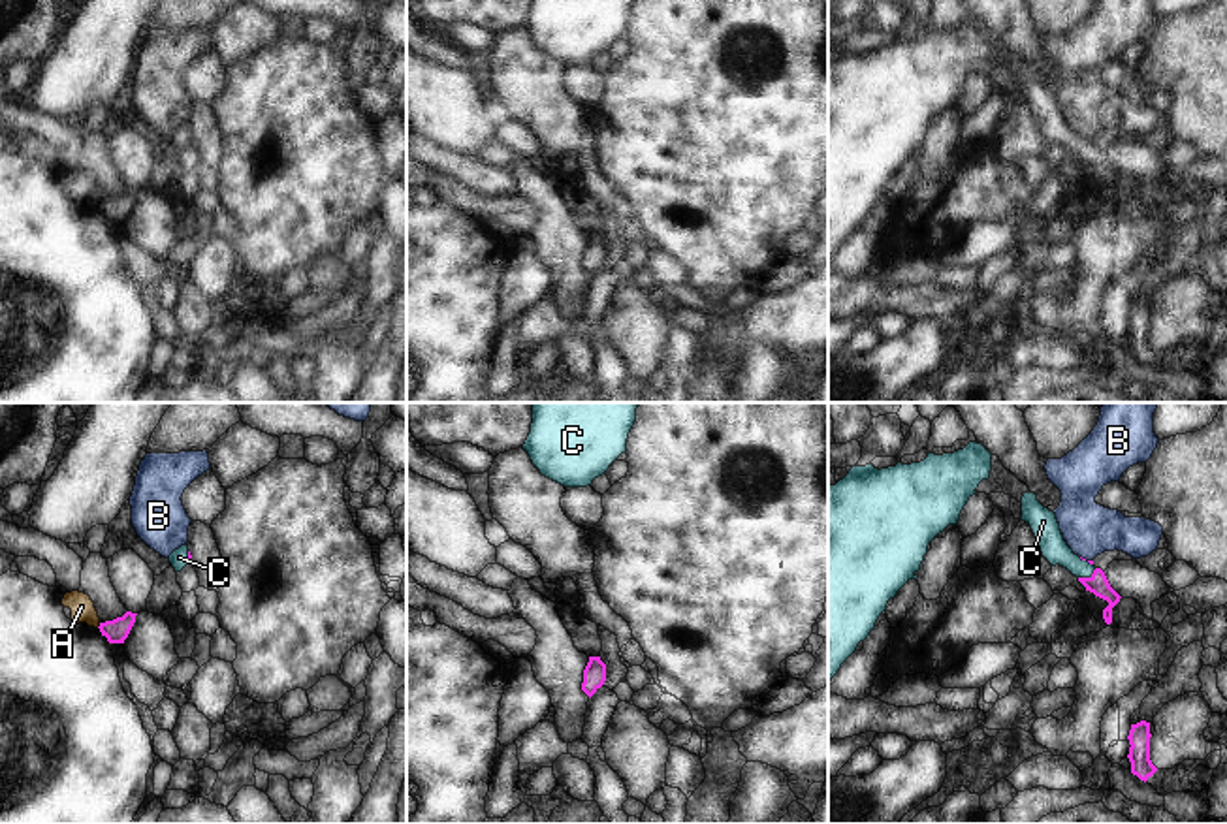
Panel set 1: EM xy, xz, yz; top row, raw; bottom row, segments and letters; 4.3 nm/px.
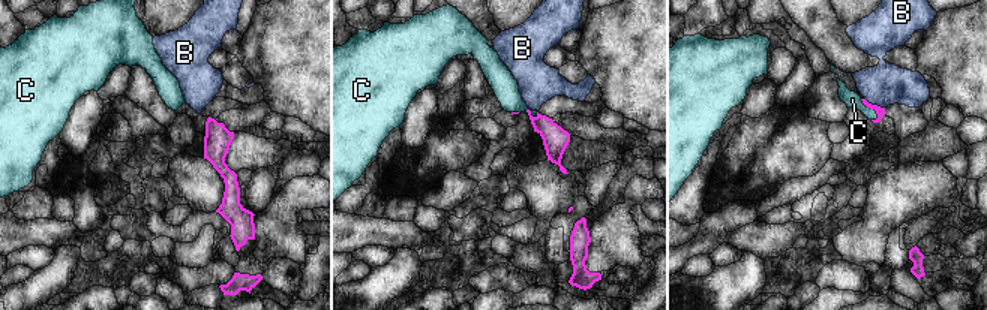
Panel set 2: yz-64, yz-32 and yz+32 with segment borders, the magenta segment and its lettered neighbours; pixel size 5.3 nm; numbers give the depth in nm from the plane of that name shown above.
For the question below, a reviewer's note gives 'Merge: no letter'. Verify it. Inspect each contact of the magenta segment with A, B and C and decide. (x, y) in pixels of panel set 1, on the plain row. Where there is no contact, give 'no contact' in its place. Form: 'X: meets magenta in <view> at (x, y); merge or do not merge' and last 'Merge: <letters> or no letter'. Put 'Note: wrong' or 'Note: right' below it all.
A: meets magenta in xy at (100, 204); do not merge
B: meets magenta in yz at (1084, 138); do not merge
C: meets magenta in yz at (1086, 157); merge
Merge: C
Note: wrong

